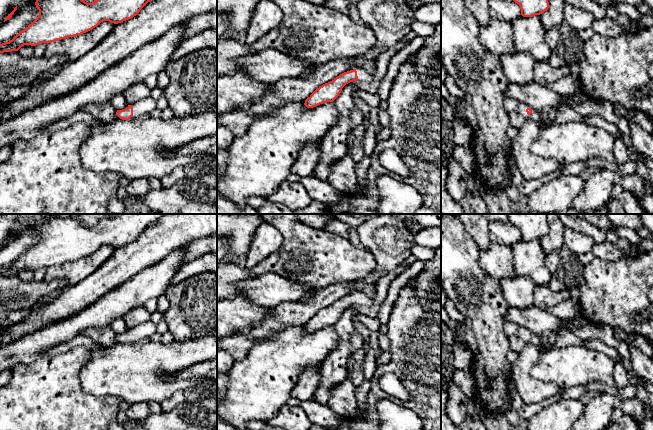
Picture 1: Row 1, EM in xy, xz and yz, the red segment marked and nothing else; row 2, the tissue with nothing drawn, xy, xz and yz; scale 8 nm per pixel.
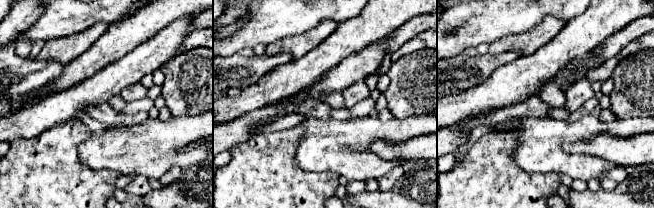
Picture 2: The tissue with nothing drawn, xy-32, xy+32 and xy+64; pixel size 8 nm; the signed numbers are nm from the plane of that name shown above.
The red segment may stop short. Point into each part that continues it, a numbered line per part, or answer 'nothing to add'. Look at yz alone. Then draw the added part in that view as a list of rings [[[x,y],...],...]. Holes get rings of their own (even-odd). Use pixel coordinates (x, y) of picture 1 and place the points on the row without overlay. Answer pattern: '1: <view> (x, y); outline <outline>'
1: yz (522, 331); outline [[[520,326],[519,331],[518,331],[518,336],[525,342],[529,342],[531,338],[527,338],[526,333],[529,332],[529,330],[523,326]]]

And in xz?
1: xz (365, 300); outline [[[355,292],[357,295],[358,305],[364,308],[373,308],[375,303],[375,296],[369,296],[364,292]]]

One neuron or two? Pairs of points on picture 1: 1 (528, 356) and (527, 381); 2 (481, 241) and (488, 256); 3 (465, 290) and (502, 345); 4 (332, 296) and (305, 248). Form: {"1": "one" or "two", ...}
{"1": "one", "2": "two", "3": "one", "4": "two"}

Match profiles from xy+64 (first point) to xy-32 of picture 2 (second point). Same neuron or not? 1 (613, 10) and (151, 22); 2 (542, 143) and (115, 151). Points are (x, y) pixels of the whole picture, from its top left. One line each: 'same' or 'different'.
1: same
2: same

